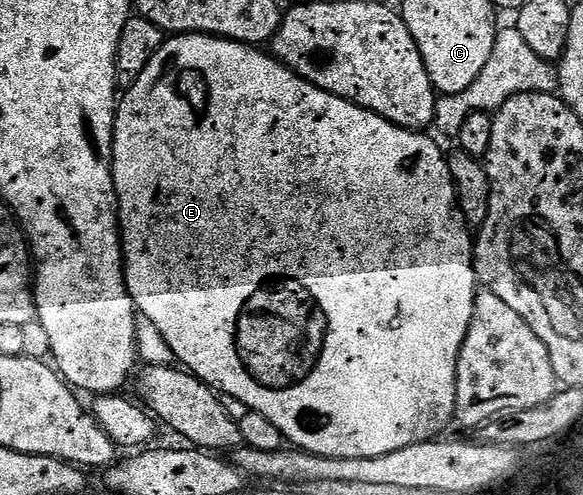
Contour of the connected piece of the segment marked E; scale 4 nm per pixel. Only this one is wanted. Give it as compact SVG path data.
M179 33L179 34L176 34L176 35L169 35L169 36L166 36L166 39L165 39L165 42L163 42L163 43L162 43L162 44L161 44L161 46L160 46L160 47L159 47L159 51L155 51L155 55L154 55L154 56L153 56L153 58L152 58L152 59L151 59L151 63L147 63L147 67L143 67L143 75L139 75L139 79L138 79L138 80L137 80L137 81L136 81L136 82L135 82L135 84L133 84L133 86L132 86L132 87L131 87L131 88L129 88L129 89L127 89L127 90L124 90L124 93L123 93L123 96L122 96L122 97L121 97L121 98L120 98L120 100L118 100L118 103L117 103L117 118L116 118L116 119L115 119L115 123L114 123L114 124L113 124L113 182L114 182L114 183L115 183L115 191L116 191L116 192L117 192L117 216L118 216L118 218L119 218L119 220L120 220L120 222L121 222L121 256L122 256L122 257L124 257L124 259L125 259L125 286L126 286L126 287L127 287L127 291L128 291L128 292L129 292L129 294L130 294L130 295L131 295L131 299L132 299L132 300L133 300L133 307L134 307L134 309L136 309L136 310L137 310L137 312L138 312L138 314L140 314L140 316L141 316L141 317L142 317L142 318L144 318L144 320L145 320L145 317L146 317L146 319L147 319L147 320L149 320L149 321L150 321L150 323L151 323L151 324L153 324L153 329L154 329L154 331L155 331L155 332L157 332L157 333L158 333L158 335L159 335L159 336L161 336L161 337L162 337L162 339L163 339L163 340L165 340L165 345L166 345L166 347L167 347L167 348L169 348L169 349L170 349L170 351L171 351L171 352L173 352L173 353L174 353L174 355L175 355L175 356L177 356L177 357L178 357L178 359L179 359L179 360L181 360L181 361L182 361L182 362L181 362L181 361L178 361L178 362L180 362L180 364L181 364L181 365L182 365L182 366L184 366L184 368L185 368L185 369L186 369L186 370L188 370L188 372L190 372L190 373L192 373L192 374L193 374L193 376L194 376L194 377L197 377L197 378L198 378L198 379L199 379L199 380L200 380L200 381L202 381L202 382L203 382L203 384L205 384L205 385L207 385L207 386L209 386L209 388L210 388L210 389L212 389L212 390L214 390L214 391L216 391L216 392L217 392L217 393L218 393L218 394L222 394L222 393L226 393L226 394L227 394L227 395L233 395L233 396L234 396L234 397L236 397L236 399L239 399L239 401L240 401L240 402L242 402L242 403L245 403L245 404L246 404L246 406L247 406L247 408L248 408L248 409L249 409L249 410L250 410L250 411L252 411L252 412L254 412L254 413L258 413L258 414L259 414L259 415L263 415L263 416L264 416L264 417L265 417L265 418L267 418L267 419L271 419L271 423L275 423L275 427L279 427L279 431L280 431L280 432L281 432L281 433L282 433L282 435L284 435L284 437L285 437L285 439L286 439L286 442L288 442L288 444L289 444L289 445L290 445L290 446L293 446L293 447L296 447L296 448L297 448L297 449L298 449L298 450L300 450L300 452L302 452L302 453L314 453L314 454L315 454L315 455L319 455L319 456L320 456L320 457L342 457L342 458L343 458L343 459L367 459L367 458L368 458L368 457L378 457L378 456L379 456L379 455L387 455L387 454L388 454L388 453L390 453L390 452L391 452L391 451L403 451L403 447L411 447L411 446L412 446L412 445L414 445L414 444L415 444L415 443L423 443L423 442L424 442L424 441L432 441L432 440L434 440L434 439L437 439L437 438L440 438L440 437L441 437L441 436L442 436L442 434L444 434L444 433L441 433L441 432L443 432L443 431L444 431L444 429L445 429L445 428L447 428L447 427L448 427L448 425L449 425L449 424L450 424L450 425L451 425L451 426L452 426L452 425L453 425L453 424L454 424L454 421L455 421L455 414L456 414L456 411L457 411L457 404L456 404L456 403L455 403L455 383L456 383L456 382L457 382L457 360L458 360L458 359L459 359L459 351L460 351L460 350L461 350L461 348L462 348L462 347L463 347L463 339L467 339L467 327L469 327L469 326L470 326L470 321L471 321L471 315L472 315L472 314L473 314L473 308L474 308L474 307L475 307L475 299L476 299L476 298L477 298L477 294L478 294L478 292L479 292L479 282L478 282L478 279L477 279L477 267L476 267L476 265L474 265L474 263L473 263L473 251L474 251L474 248L475 248L475 237L474 237L474 234L473 234L473 233L472 233L472 232L471 232L471 230L470 230L470 227L469 227L469 225L468 225L468 223L466 223L466 221L465 221L465 216L464 216L464 215L463 215L463 211L462 211L462 210L461 210L461 208L460 208L460 207L459 207L459 203L458 203L458 202L457 202L457 192L456 192L456 191L455 191L455 183L454 183L454 182L453 182L453 180L452 180L452 179L451 179L451 171L450 171L450 170L449 170L449 159L448 159L448 156L447 156L447 153L446 153L446 150L444 150L444 151L443 151L443 150L441 150L441 149L440 149L440 147L439 147L439 146L437 146L437 145L436 145L436 143L435 143L435 142L433 142L433 141L432 141L432 139L431 139L431 138L429 138L429 137L428 137L428 136L429 136L429 135L430 135L430 134L429 134L429 133L428 133L428 132L425 132L425 131L414 131L414 130L411 130L411 129L404 129L404 128L403 128L403 127L399 127L399 126L398 126L398 125L396 125L396 124L395 124L395 123L391 123L391 122L390 122L390 121L388 121L388 120L387 120L387 119L383 119L383 118L382 118L382 117L380 117L380 116L379 116L379 115L375 115L375 114L374 114L374 113L372 113L372 112L371 112L371 111L367 111L367 110L366 110L366 109L364 109L364 108L363 108L363 107L359 107L359 106L358 106L358 105L356 105L356 104L355 104L355 103L351 103L351 102L350 102L350 101L348 101L348 100L347 100L347 99L343 99L343 98L342 98L342 97L336 97L336 96L335 96L335 95L331 95L331 94L330 94L330 93L328 93L328 92L327 92L327 91L323 91L323 90L322 90L322 89L320 89L320 88L319 88L319 87L315 87L315 86L314 86L314 85L312 85L312 84L311 84L311 83L307 83L307 79L303 79L303 78L302 78L302 77L300 77L300 75L298 75L298 73L296 73L296 72L295 72L295 71L291 71L291 70L290 70L290 69L288 69L288 68L287 68L287 66L286 66L286 65L284 65L284 64L283 64L283 63L282 63L282 62L281 62L281 61L278 61L278 60L277 60L277 58L276 58L276 57L274 57L274 56L272 56L272 55L270 55L270 54L269 54L269 53L268 53L268 52L265 52L265 53L266 53L266 54L265 54L265 53L261 53L261 52L265 52L265 51L262 51L262 50L261 50L261 49L260 49L260 48L257 48L257 47L254 47L254 46L252 46L252 45L244 45L244 44L243 44L243 43L239 43L239 42L238 42L238 41L232 41L232 40L231 40L231 39L227 39L227 38L226 38L226 37L212 37L212 35L211 35L211 34L209 34L209 33Z

